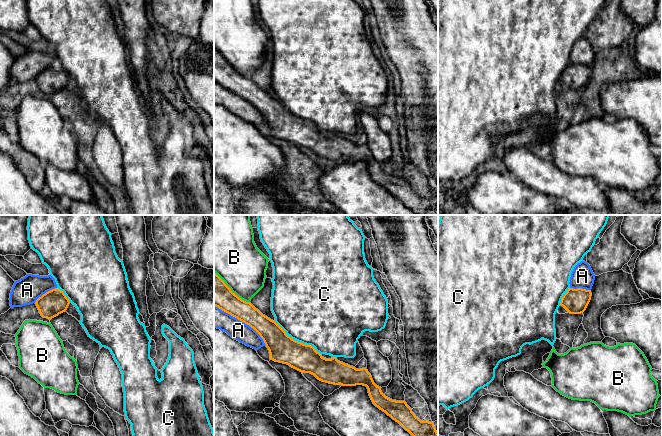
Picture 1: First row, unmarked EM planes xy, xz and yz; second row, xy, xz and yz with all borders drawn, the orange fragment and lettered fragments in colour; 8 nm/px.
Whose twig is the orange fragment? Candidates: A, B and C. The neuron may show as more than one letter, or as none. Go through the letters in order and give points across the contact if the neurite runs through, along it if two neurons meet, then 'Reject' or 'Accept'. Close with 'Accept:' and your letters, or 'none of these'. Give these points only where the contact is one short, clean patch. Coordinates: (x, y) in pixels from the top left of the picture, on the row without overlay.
A: Accept
B: Reject
C: Reject
Accept: A

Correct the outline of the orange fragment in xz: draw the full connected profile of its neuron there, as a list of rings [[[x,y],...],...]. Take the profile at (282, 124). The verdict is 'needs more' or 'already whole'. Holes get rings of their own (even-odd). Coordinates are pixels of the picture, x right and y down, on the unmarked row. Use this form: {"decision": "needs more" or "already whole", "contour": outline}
{"decision": "needs more", "contour": [[[215,48],[214,104],[255,126],[266,122],[270,136],[310,149],[322,158],[366,162],[373,180],[398,198],[414,215],[438,215],[434,198],[421,197],[405,177],[386,173],[366,144],[356,145],[336,133],[326,135],[313,122],[292,115],[275,97],[233,69]]]}

